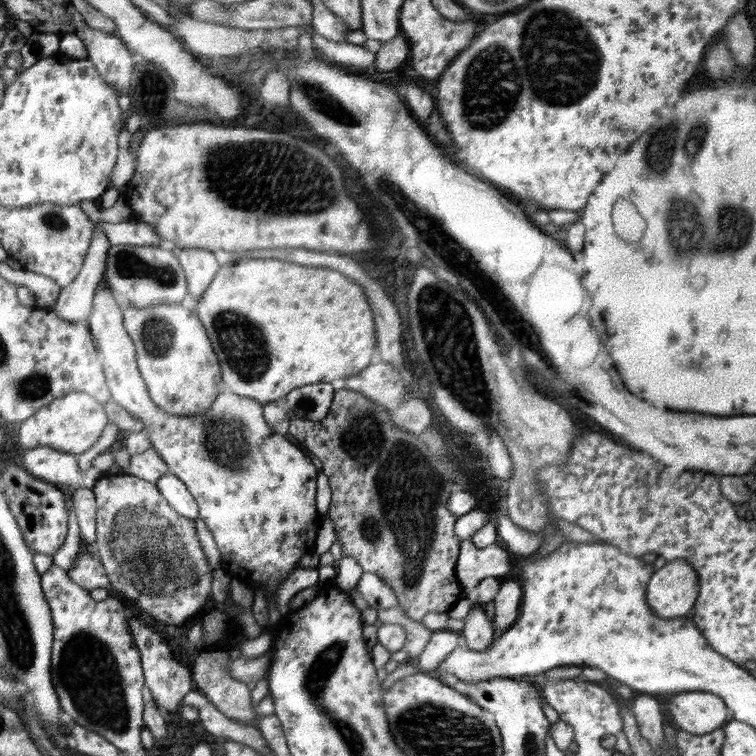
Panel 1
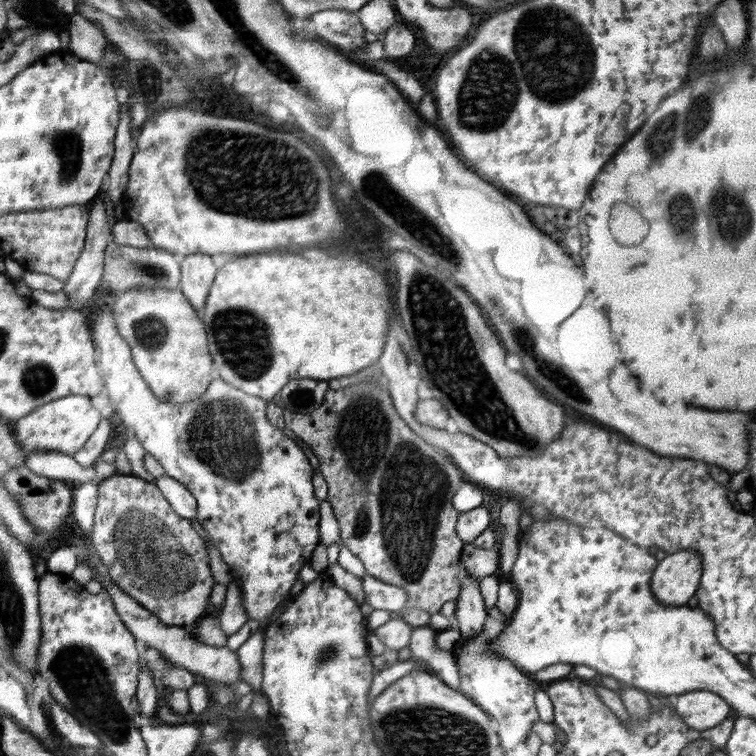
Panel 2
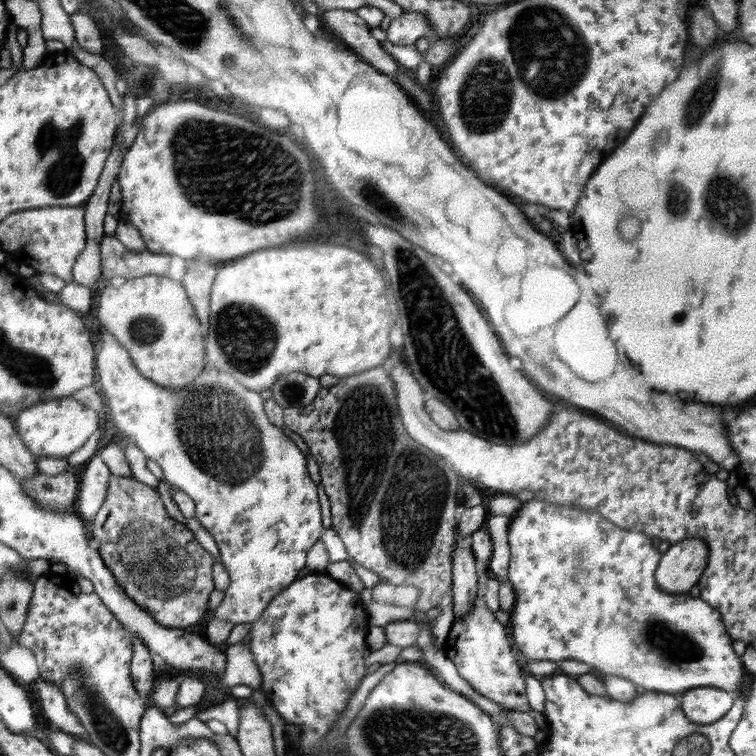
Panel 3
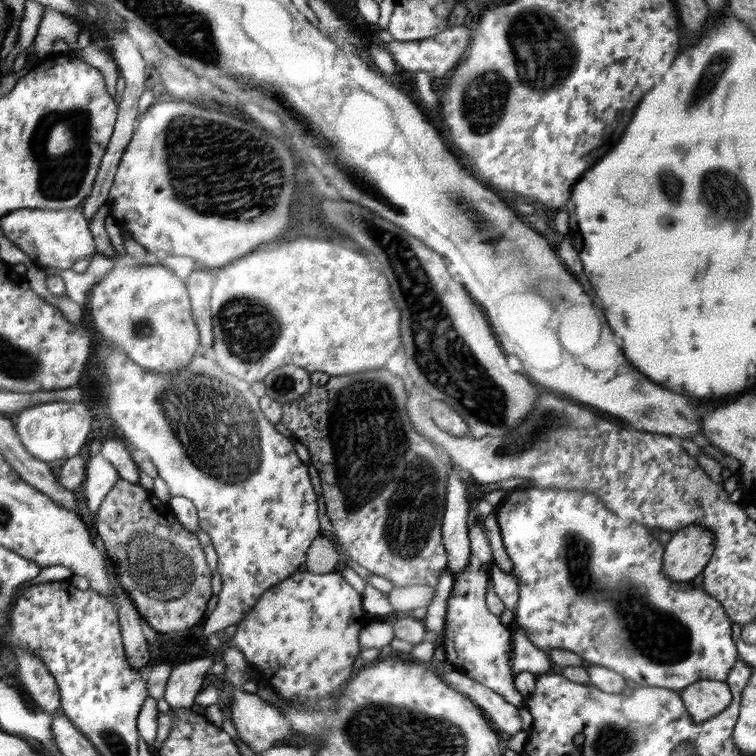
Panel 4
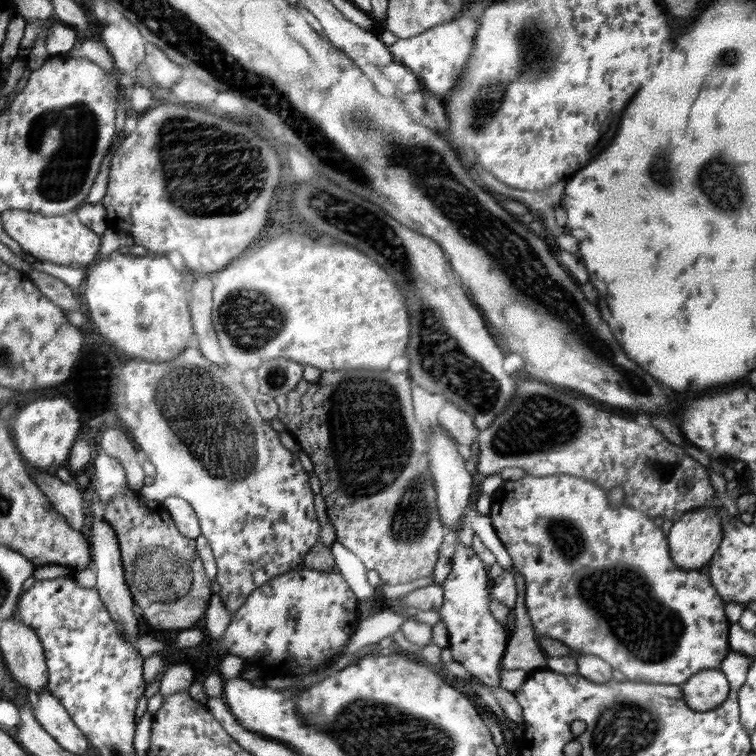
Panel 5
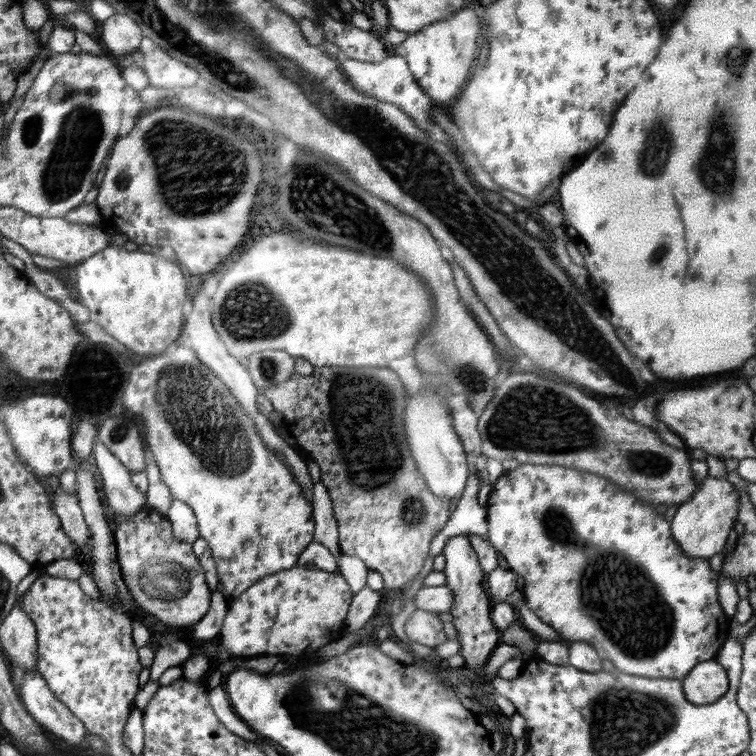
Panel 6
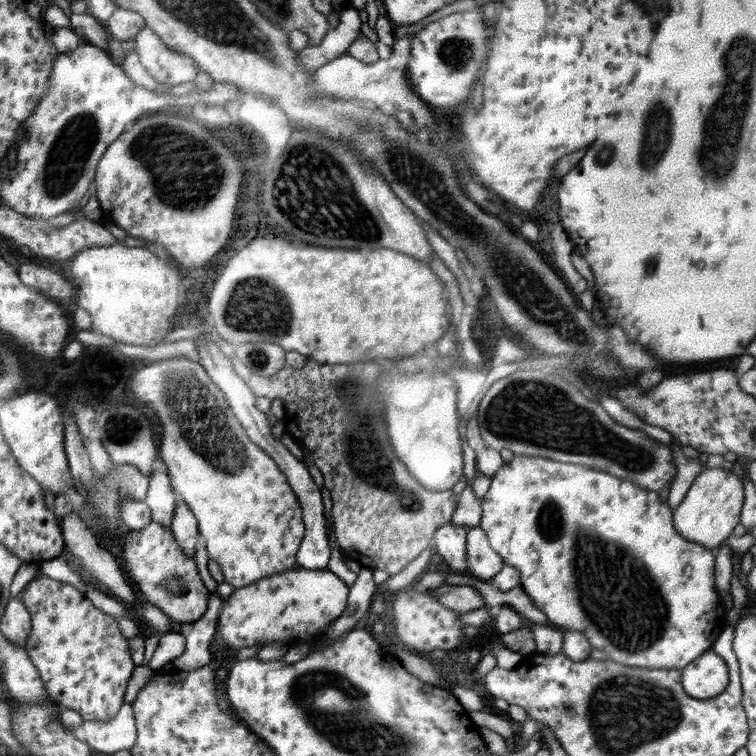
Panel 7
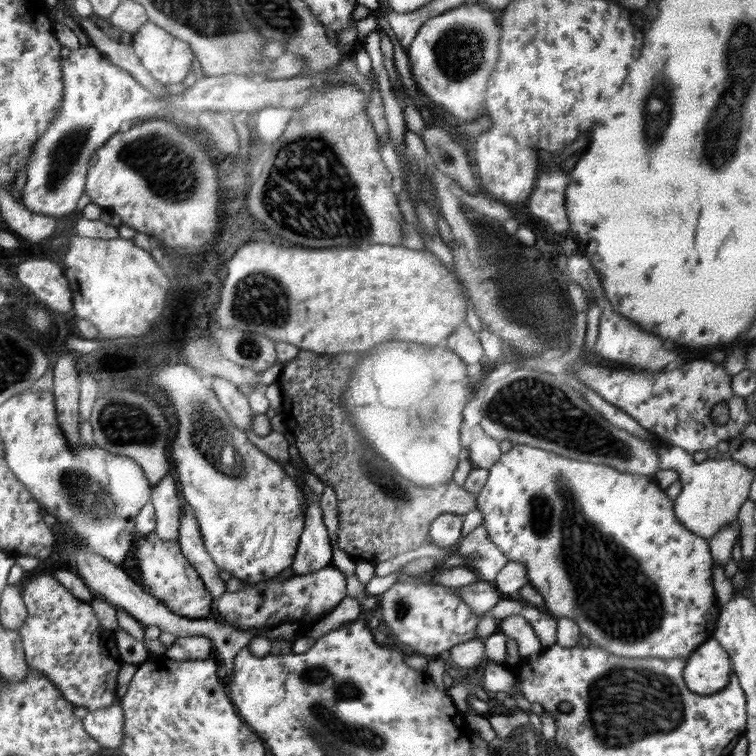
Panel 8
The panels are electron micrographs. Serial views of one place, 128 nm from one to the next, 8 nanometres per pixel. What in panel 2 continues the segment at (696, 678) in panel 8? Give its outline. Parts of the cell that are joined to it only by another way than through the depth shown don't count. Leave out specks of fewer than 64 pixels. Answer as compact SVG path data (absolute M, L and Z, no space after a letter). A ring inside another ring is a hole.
M707 691L678 695L672 704L686 725L700 731L714 728L732 712L724 699Z

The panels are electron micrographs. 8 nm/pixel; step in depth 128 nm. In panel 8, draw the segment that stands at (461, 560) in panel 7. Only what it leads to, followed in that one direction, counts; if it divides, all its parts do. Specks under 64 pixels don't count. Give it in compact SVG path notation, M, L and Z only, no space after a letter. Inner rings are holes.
M442 513L430 523L429 539L443 550L454 550L461 541L465 515Z

